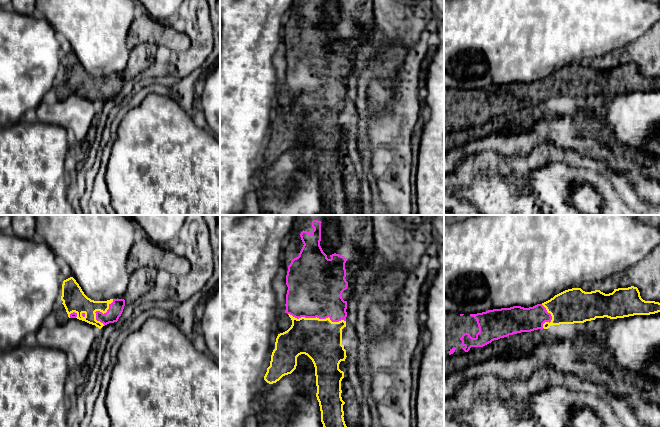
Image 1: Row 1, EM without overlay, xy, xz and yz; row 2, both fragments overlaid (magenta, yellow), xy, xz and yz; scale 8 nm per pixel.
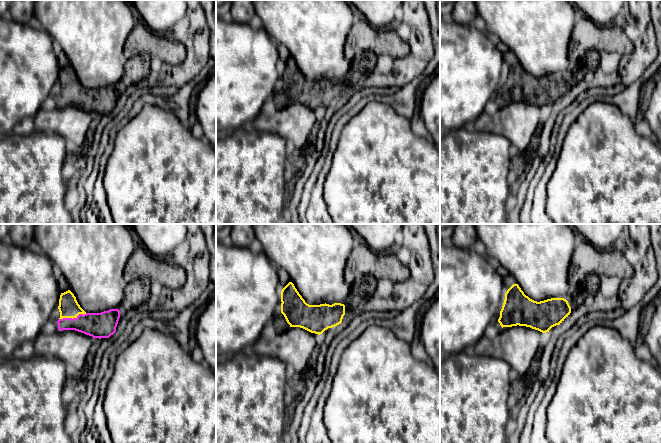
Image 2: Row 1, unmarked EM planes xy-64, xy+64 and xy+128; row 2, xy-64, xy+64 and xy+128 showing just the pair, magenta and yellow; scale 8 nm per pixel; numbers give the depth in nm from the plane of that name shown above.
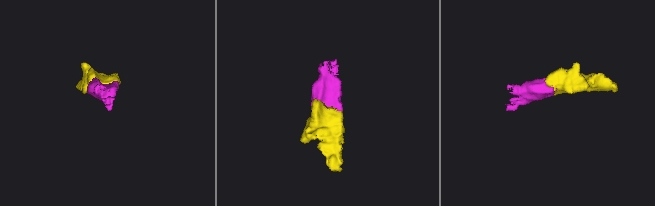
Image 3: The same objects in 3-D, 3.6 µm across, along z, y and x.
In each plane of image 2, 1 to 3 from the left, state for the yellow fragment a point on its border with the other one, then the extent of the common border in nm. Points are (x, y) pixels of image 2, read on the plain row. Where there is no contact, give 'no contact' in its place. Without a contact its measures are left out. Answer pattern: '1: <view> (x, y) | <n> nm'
1: xy-64 (71, 94) | 220 nm
2: no contact
3: no contact

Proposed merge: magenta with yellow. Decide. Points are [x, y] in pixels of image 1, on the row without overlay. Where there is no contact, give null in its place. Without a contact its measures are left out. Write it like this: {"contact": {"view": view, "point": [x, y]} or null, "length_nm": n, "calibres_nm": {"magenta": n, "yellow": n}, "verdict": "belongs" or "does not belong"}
{"contact": {"view": "xz", "point": [317, 93]}, "length_nm": 460, "calibres_nm": {"magenta": 440, "yellow": 340}, "verdict": "belongs"}

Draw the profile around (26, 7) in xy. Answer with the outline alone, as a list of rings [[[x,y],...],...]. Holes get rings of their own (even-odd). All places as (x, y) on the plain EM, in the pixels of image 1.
[[[12,0],[12,5],[16,12],[23,15],[37,14],[36,0]]]

